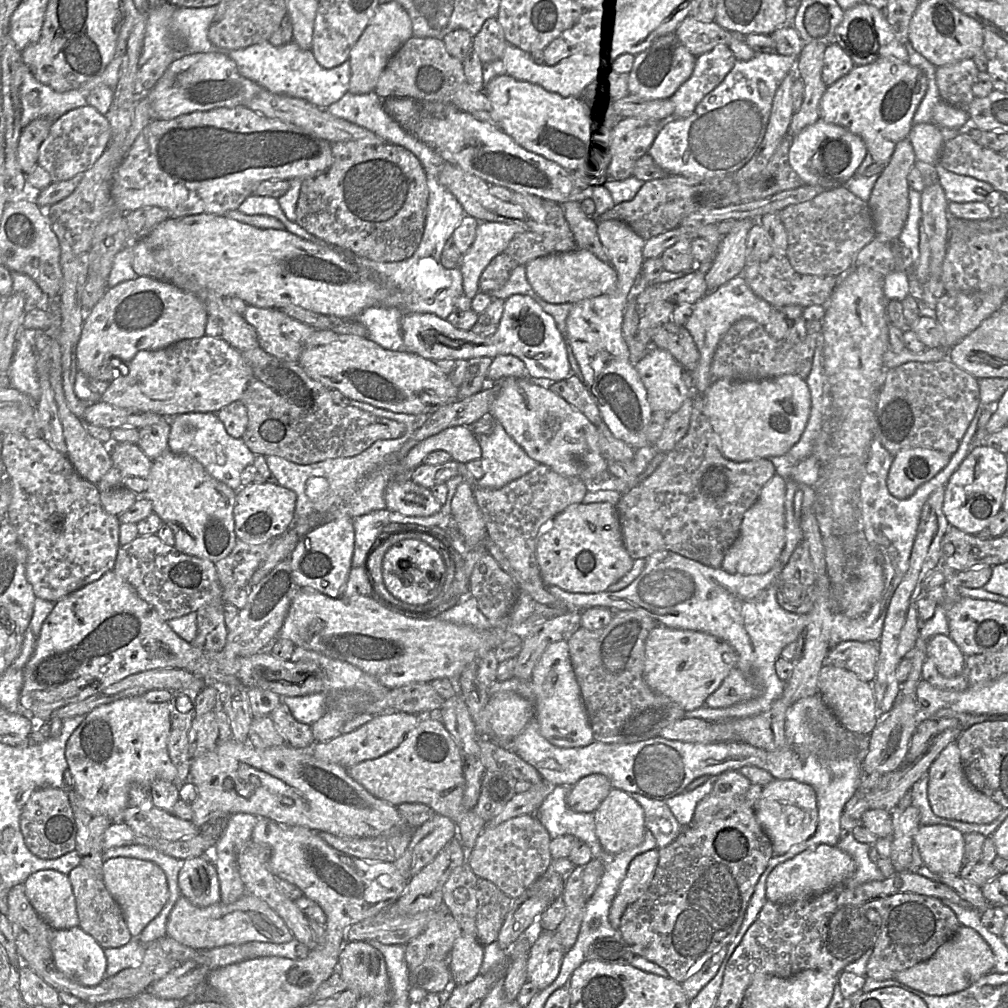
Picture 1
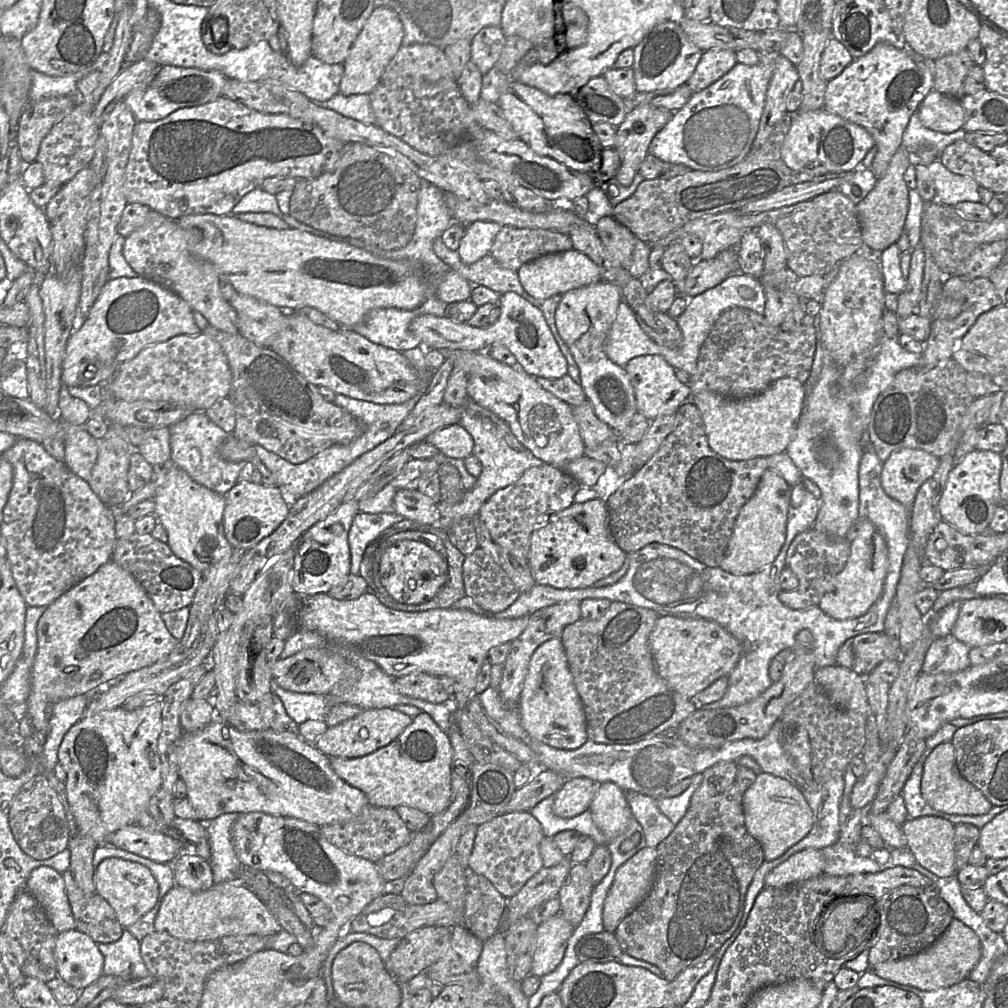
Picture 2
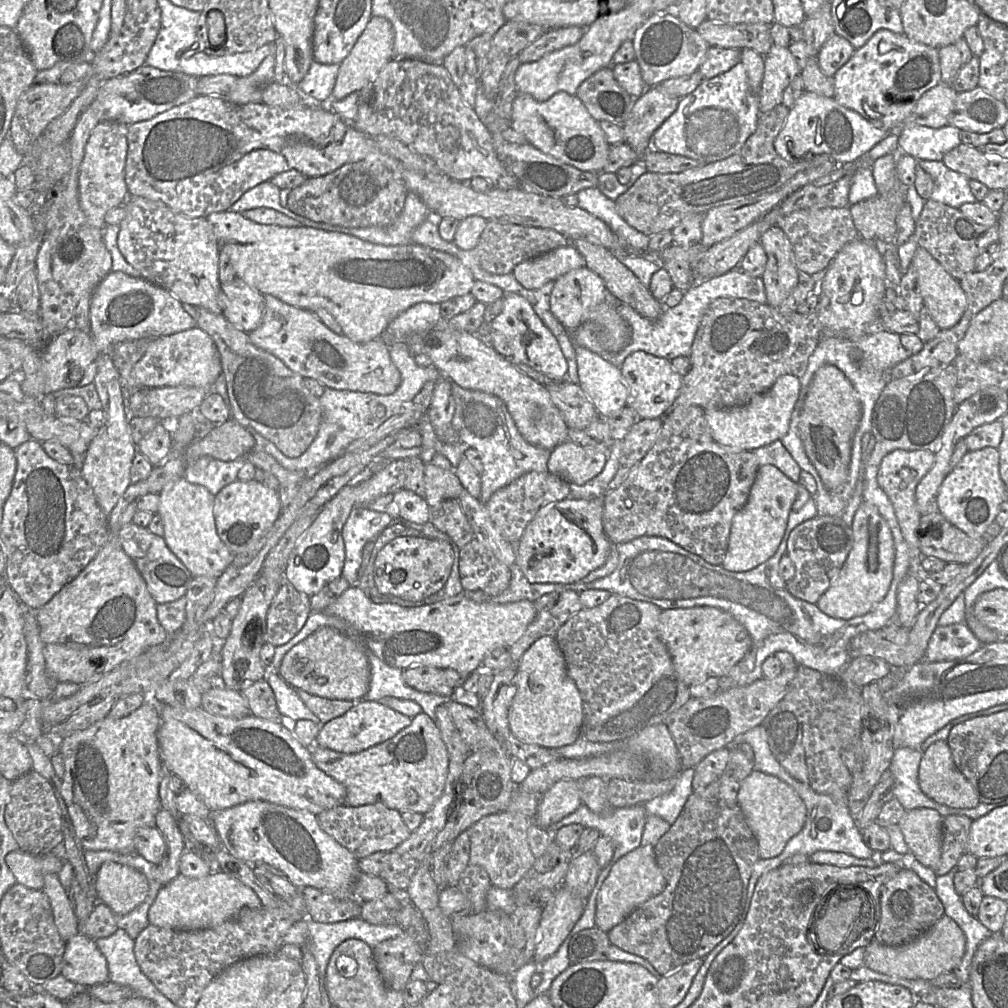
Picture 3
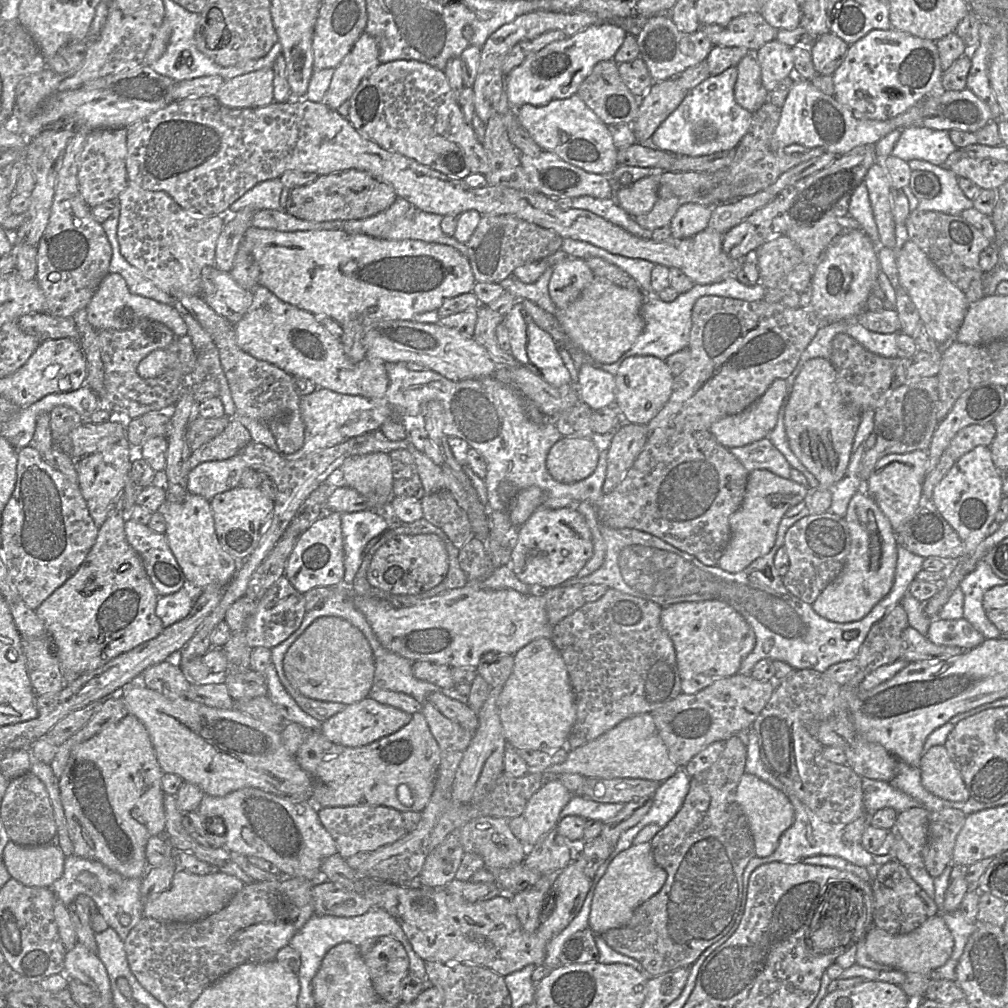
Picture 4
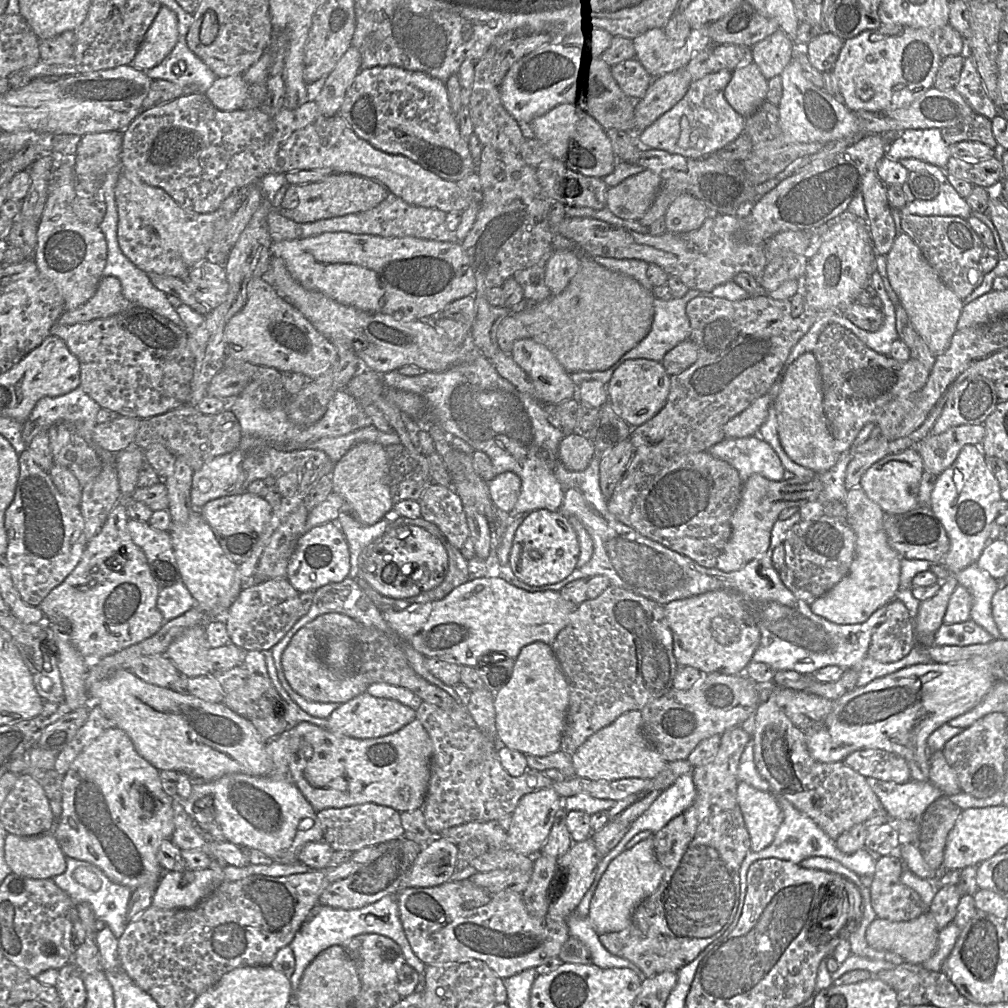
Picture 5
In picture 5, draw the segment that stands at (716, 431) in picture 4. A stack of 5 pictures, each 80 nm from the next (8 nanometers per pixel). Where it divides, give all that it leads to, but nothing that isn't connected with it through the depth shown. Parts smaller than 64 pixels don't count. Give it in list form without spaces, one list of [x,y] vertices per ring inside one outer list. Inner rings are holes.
[[[769,393],[756,399],[748,408],[730,419],[723,427],[724,438],[740,439],[757,435],[768,417],[773,398]]]

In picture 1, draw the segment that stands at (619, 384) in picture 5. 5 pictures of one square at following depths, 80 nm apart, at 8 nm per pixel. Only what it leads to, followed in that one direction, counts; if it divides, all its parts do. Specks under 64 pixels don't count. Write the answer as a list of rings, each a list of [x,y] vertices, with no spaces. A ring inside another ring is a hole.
[[[651,347],[648,353],[634,367],[647,391],[647,398],[653,413],[665,411],[673,413],[677,411],[687,400],[693,400],[692,393],[682,380],[684,368],[666,350]]]

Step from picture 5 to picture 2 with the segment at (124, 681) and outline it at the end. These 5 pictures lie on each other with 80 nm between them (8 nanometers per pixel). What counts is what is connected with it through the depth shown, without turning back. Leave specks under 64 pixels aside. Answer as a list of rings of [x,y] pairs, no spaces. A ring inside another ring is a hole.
[[[215,717],[215,719],[203,729],[192,733],[183,733],[176,746],[176,759],[179,775],[187,786],[187,798],[197,813],[197,821],[202,823],[206,823],[209,820],[228,813],[263,812],[275,816],[297,818],[320,828],[324,825],[352,820],[359,816],[365,806],[370,805],[366,795],[362,791],[342,780],[334,772],[328,756],[322,754],[313,744],[306,743],[299,735],[292,732],[277,732],[269,728],[264,730],[240,731],[229,725],[224,719]]]

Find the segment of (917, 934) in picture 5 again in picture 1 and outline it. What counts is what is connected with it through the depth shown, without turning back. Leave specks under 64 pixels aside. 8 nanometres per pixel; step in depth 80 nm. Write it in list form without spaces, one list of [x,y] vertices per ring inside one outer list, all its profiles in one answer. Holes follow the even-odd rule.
[[[960,925],[957,932],[928,960],[898,972],[896,980],[926,995],[944,996],[965,990],[982,977],[991,973],[995,957],[984,939],[972,928]]]

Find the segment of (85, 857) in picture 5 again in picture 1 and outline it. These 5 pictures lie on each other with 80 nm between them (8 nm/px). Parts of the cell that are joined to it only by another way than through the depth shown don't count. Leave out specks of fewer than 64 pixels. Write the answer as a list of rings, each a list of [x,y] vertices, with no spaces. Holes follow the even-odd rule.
[[[142,696],[102,704],[86,714],[82,723],[69,737],[65,749],[68,770],[74,780],[73,789],[82,800],[83,808],[92,814],[104,815],[113,821],[118,821],[128,807],[132,784],[151,787],[156,779],[175,783],[177,770],[171,762],[167,748],[170,729],[169,701],[148,702]]]

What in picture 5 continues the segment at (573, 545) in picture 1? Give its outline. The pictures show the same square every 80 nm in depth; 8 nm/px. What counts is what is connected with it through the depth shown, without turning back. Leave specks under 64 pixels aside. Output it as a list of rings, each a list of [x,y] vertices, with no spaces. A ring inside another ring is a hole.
[[[538,509],[530,512],[516,529],[508,565],[516,578],[525,584],[544,586],[568,577],[577,568],[579,554],[578,537],[568,516]]]

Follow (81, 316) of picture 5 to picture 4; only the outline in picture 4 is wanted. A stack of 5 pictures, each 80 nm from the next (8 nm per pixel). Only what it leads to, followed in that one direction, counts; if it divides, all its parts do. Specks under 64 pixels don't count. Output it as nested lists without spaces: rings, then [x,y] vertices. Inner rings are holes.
[[[117,273],[108,274],[99,284],[86,306],[88,322],[96,330],[125,330],[142,319],[150,319],[167,326],[176,337],[187,334],[187,326],[182,315],[173,304],[163,304],[153,299],[133,294],[123,277]]]

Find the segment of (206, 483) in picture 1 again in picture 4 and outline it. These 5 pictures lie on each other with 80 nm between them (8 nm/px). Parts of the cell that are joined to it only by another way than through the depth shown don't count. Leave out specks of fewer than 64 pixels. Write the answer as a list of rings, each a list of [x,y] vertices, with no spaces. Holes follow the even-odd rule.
[[[188,493],[180,503],[164,501],[157,511],[165,519],[164,534],[185,580],[202,589],[211,584],[227,585],[238,569],[239,561],[224,551],[218,541],[210,502]]]

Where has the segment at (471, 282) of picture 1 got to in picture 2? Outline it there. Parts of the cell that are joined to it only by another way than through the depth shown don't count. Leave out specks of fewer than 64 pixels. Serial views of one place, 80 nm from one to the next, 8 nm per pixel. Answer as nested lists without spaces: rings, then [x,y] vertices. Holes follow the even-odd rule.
[[[477,220],[466,226],[457,250],[461,261],[470,265],[489,254],[501,227],[501,224],[488,220]]]

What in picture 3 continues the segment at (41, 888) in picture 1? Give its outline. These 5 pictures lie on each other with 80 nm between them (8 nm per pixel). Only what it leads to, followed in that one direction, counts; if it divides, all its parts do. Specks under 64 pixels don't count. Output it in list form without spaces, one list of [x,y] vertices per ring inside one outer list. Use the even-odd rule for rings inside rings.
[[[58,874],[45,875],[42,891],[49,899],[58,933],[62,940],[67,942],[79,933],[78,920],[70,904],[67,890],[61,885]]]

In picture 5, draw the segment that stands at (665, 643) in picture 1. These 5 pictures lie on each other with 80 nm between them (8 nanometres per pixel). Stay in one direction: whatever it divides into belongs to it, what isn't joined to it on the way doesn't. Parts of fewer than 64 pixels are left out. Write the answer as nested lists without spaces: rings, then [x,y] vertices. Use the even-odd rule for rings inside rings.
[[[730,590],[710,591],[674,600],[664,606],[673,635],[673,653],[679,666],[689,666],[703,675],[737,675],[744,672],[760,643],[760,630],[743,597]]]

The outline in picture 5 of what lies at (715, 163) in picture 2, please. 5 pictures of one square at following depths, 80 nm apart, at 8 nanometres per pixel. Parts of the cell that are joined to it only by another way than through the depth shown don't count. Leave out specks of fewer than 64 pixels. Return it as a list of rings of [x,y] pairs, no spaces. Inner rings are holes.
[[[729,70],[711,72],[699,80],[692,81],[685,96],[674,107],[643,131],[634,133],[637,143],[640,146],[698,159],[735,141],[744,133],[746,118],[736,112],[724,97],[724,90],[731,80],[732,72]],[[683,129],[691,129],[691,147],[695,147],[701,137],[705,138],[704,147],[700,150],[680,147],[678,140]]]

